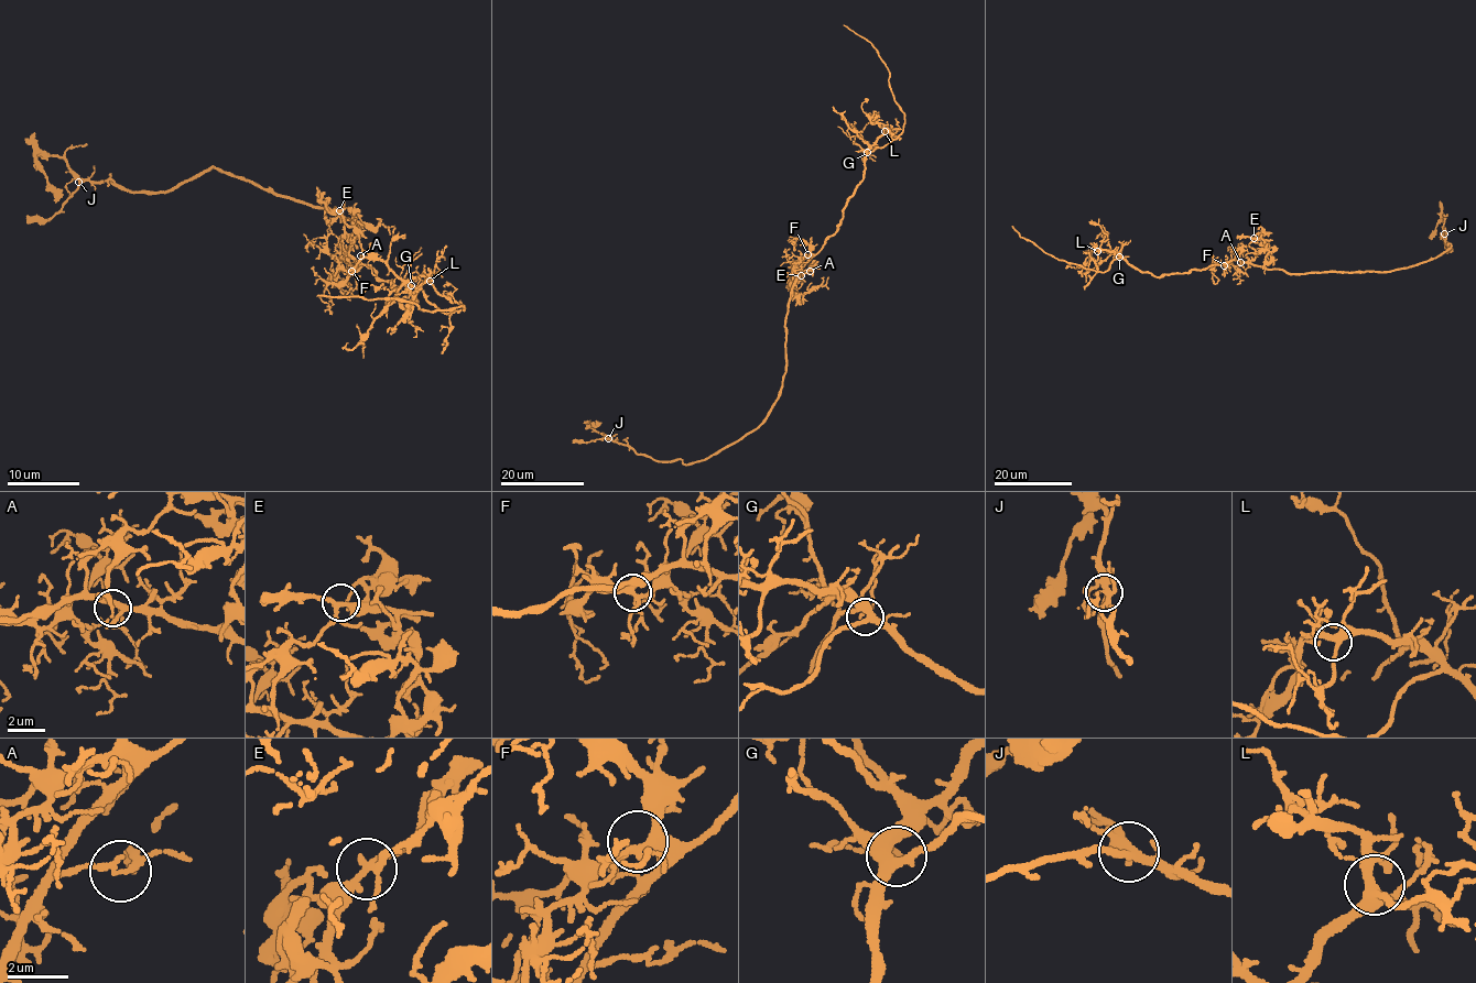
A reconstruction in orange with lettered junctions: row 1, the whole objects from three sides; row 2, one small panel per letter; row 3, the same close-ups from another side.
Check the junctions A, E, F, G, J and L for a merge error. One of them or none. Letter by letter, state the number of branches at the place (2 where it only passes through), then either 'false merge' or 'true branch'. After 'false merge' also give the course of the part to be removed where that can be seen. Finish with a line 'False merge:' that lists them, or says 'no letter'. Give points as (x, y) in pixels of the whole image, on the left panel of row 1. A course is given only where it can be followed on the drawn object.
A: 4 branches meet; false merge; foreign part runs (359, 255), (359, 238), (335, 209), (350, 246), (354, 227), (358, 222), (372, 227), (383, 225), (391, 235)
E: 4 branches meet; true branch
F: 7 branches meet; true branch
G: 4 branches meet; true branch
J: 5 branches meet; true branch
L: 5 branches meet; true branch
False merge: A

